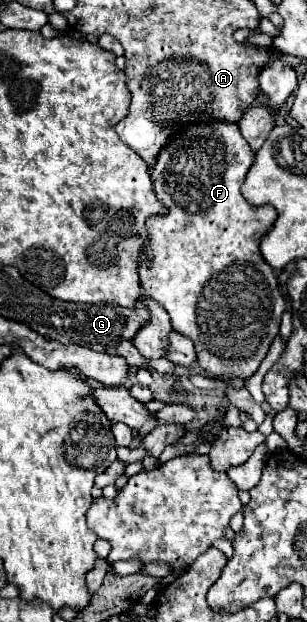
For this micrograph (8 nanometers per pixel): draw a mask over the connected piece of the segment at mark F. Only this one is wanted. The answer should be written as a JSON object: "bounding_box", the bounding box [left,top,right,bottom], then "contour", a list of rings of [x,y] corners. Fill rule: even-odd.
{"bounding_box":[139,123,285,379],"contour":[[[199,123],[199,125],[189,125],[187,129],[183,129],[183,133],[177,133],[167,147],[163,149],[163,153],[159,153],[157,163],[155,163],[155,171],[151,171],[151,179],[153,179],[153,189],[159,197],[159,201],[169,209],[167,215],[155,215],[147,219],[147,231],[149,231],[149,241],[141,251],[141,263],[139,263],[139,275],[141,275],[141,287],[169,313],[171,319],[171,327],[173,331],[189,337],[195,345],[195,353],[197,353],[197,365],[201,369],[205,369],[207,373],[211,373],[211,377],[241,377],[241,379],[249,379],[257,367],[261,365],[261,361],[265,359],[271,341],[277,337],[279,333],[279,323],[281,323],[281,315],[285,311],[285,299],[281,297],[279,291],[279,283],[277,277],[273,275],[273,269],[263,261],[261,253],[259,253],[259,243],[263,239],[263,235],[267,235],[267,231],[271,229],[271,225],[277,219],[277,211],[271,205],[261,205],[261,207],[249,207],[247,201],[241,195],[241,185],[245,181],[245,175],[253,163],[255,155],[251,153],[251,147],[247,145],[247,141],[243,141],[237,123]]]}

